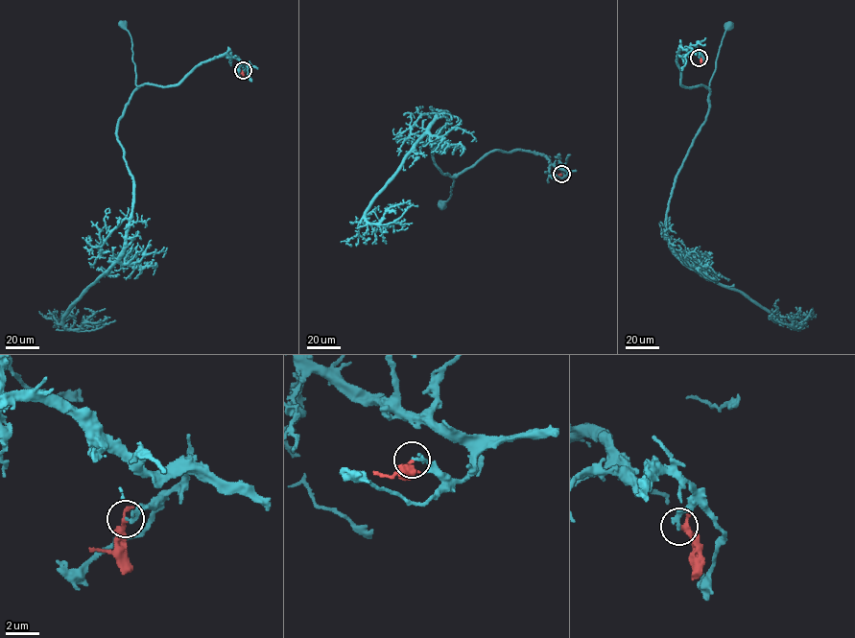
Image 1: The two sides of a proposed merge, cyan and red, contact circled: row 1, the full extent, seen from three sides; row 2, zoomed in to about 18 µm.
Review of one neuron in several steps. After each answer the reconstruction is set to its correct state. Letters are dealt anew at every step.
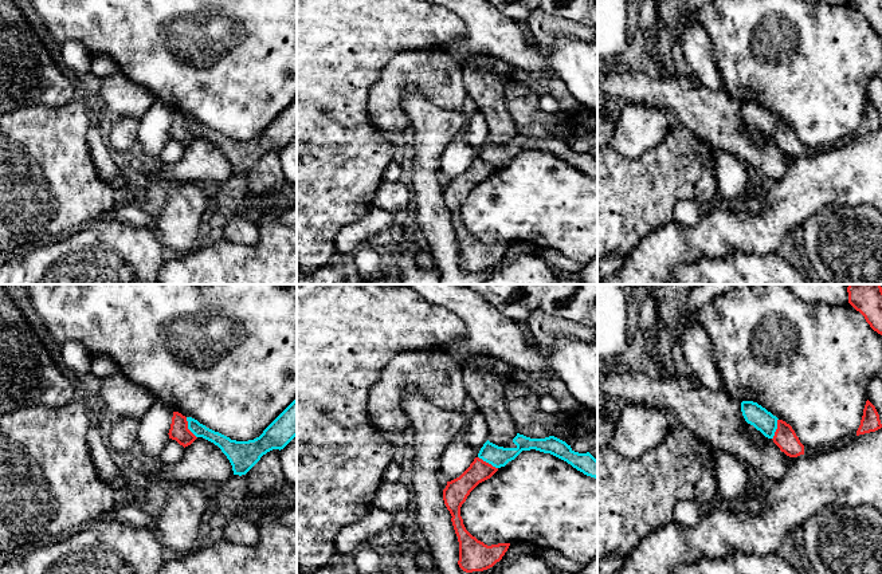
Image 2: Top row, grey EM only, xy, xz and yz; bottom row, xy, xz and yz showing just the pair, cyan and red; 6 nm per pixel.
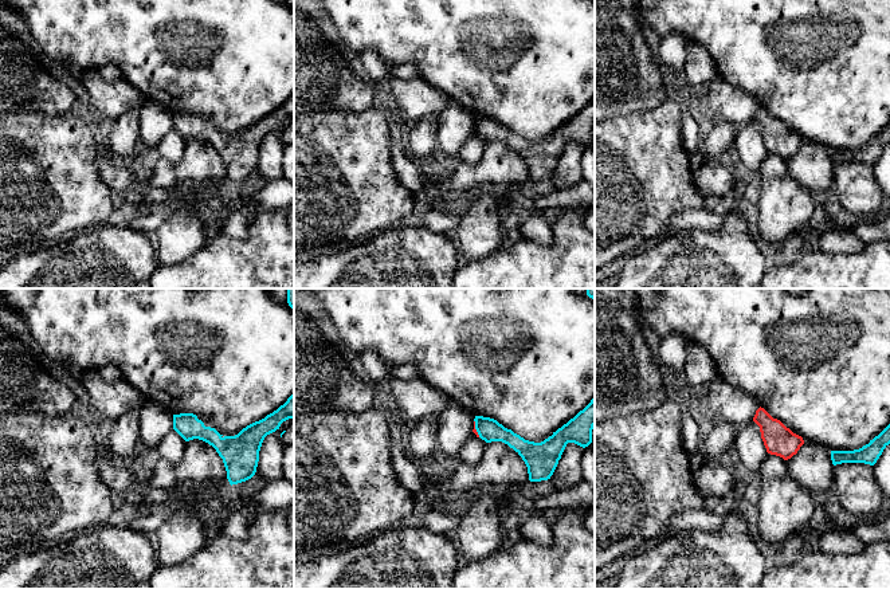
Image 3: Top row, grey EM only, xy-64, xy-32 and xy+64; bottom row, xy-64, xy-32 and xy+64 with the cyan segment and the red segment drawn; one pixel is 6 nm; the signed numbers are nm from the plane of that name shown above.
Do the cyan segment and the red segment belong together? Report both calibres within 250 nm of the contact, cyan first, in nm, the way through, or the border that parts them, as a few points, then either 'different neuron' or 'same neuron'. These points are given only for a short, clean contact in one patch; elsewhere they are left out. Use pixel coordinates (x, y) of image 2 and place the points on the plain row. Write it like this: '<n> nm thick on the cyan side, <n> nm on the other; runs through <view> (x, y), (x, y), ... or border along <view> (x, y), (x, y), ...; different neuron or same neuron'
90 nm thick on the cyan side, 120 nm on the other; border along xy (185, 117), (188, 129), (196, 137); different neuron

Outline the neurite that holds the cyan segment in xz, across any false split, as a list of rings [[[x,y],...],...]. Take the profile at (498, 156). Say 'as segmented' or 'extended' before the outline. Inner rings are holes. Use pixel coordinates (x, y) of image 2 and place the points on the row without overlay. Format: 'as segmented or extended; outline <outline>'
as segmented; outline [[[517,133],[513,142],[517,145],[516,148],[503,148],[487,139],[481,148],[478,157],[495,168],[501,168],[514,160],[522,150],[536,149],[544,153],[550,153],[567,161],[584,174],[597,178],[597,160],[589,152],[575,152],[571,145],[554,135],[530,138]]]

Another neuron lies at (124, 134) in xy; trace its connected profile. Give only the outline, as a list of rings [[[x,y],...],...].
[[[121,117],[113,118],[111,130],[109,135],[110,149],[118,153],[136,153],[138,139],[140,118]]]

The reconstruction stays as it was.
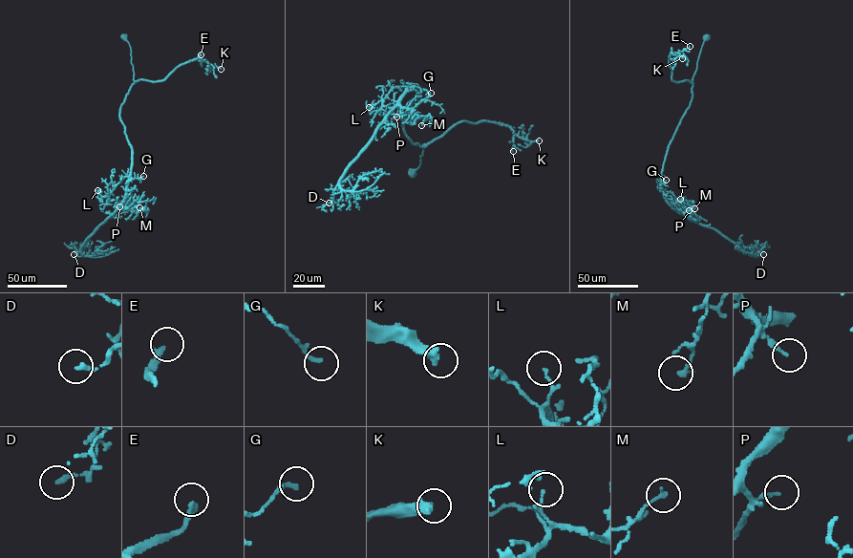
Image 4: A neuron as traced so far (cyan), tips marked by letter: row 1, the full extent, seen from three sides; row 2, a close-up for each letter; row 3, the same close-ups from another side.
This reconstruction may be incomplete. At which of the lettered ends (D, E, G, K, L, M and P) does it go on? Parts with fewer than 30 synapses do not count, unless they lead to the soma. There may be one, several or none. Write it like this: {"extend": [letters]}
{"extend": ["E", "K"]}

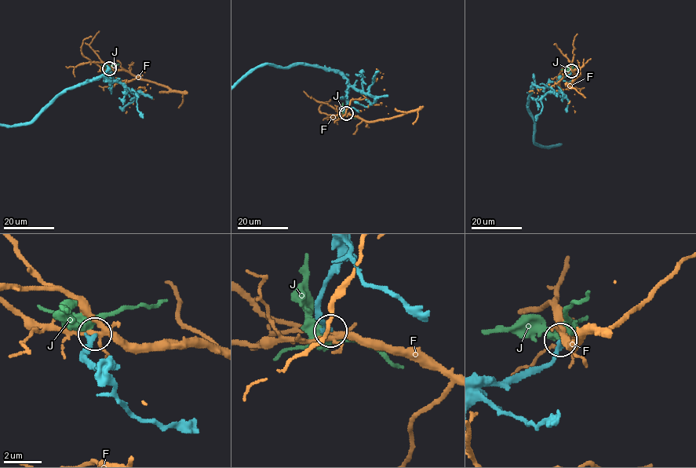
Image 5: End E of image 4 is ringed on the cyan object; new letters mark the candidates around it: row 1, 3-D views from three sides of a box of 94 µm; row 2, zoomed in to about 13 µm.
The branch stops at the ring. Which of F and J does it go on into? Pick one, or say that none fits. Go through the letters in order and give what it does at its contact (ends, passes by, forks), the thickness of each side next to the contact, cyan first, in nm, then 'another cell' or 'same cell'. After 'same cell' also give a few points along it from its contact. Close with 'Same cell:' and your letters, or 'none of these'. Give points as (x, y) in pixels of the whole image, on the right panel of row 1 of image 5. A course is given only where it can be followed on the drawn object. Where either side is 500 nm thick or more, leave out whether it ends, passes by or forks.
F: it forks; calibres 280 and 200 nm; another cell
J: it forks; calibres 260 and 380 nm; another cell
Same cell: none of these

